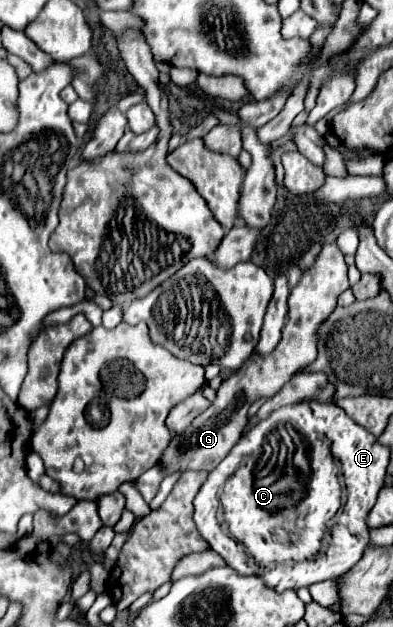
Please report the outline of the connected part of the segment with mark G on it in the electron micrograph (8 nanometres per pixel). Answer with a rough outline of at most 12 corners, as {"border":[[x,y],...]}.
{"border":[[323,245],[289,295],[275,351],[251,355],[171,439],[167,475],[213,471],[247,409],[317,357],[319,323],[349,289],[345,255]]}

